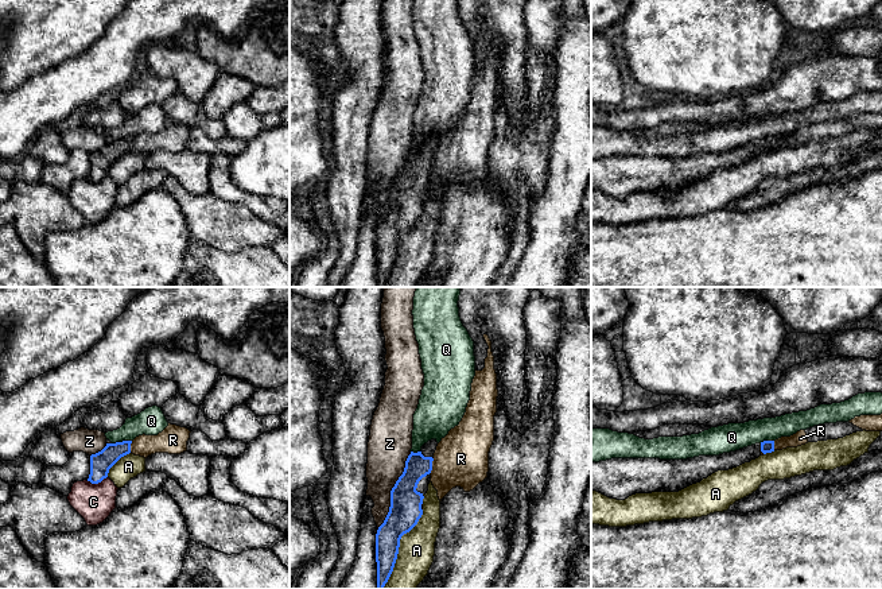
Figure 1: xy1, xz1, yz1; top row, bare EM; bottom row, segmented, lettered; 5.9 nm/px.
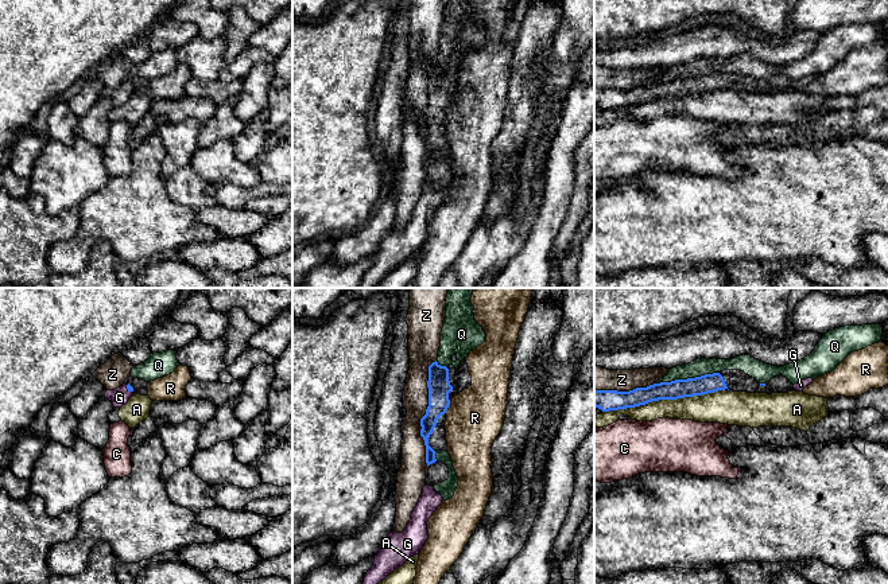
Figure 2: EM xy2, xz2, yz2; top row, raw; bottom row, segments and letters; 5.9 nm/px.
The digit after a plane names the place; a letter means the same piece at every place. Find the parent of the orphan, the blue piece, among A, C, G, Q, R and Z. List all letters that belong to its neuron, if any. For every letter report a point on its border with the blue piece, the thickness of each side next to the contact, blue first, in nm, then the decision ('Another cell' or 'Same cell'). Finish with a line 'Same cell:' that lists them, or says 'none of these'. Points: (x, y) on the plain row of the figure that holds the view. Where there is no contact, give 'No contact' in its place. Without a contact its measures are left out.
A: Touches blue at yz2 (663, 97). Thickness 110 nm (blue) against 160 nm. Another cell
C: Touches blue at xy1 (96, 181). Thickness 130 nm (blue) against 220 nm. Another cell
G: Touches blue at xy2 (128, 88). Thickness 40 nm (blue) against 110 nm. Same cell
Q: Touches blue at yz2 (687, 77). Thickness 110 nm (blue) against 100 nm. Another cell
R: Touches blue at xz1 (431, 163). Thickness 170 nm (blue) against 320 nm. Another cell
Z: Touches blue at xz2 (426, 109). Thickness 140 nm (blue) against 160 nm. Another cell
Same cell: G

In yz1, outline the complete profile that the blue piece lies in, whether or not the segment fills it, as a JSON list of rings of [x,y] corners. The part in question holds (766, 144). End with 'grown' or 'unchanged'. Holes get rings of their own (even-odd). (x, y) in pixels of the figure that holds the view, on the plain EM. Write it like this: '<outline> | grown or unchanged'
[[[764,139],[719,154],[687,158],[611,156],[591,160],[591,189],[625,198],[636,191],[679,190],[718,168],[728,168],[774,150],[774,139]]] | grown

